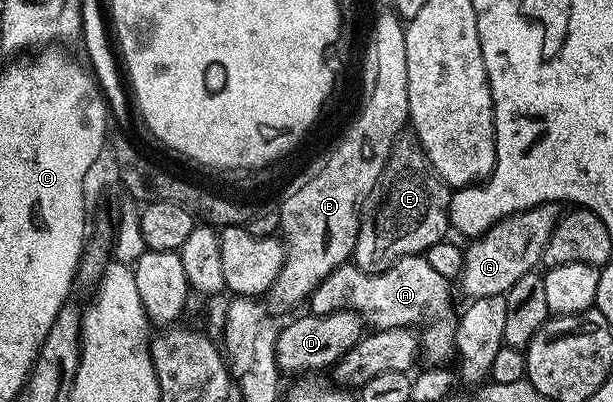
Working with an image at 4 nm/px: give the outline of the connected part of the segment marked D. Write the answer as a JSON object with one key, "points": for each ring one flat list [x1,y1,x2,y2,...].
{"points":[[334,310,332,314,304,313,304,318,295,318,291,323,284,325,280,329,276,342,276,364,284,375,307,376,312,372,323,372,326,368,334,367,335,363,342,358,349,348,353,348,365,333,365,323,354,310]]}

